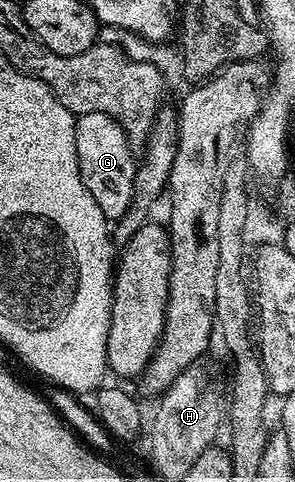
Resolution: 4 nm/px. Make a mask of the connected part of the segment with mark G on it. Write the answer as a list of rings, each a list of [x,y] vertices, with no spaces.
[[[82,113],[76,117],[76,150],[78,151],[78,171],[82,175],[82,183],[86,183],[86,191],[94,195],[94,203],[102,207],[105,217],[115,219],[131,207],[134,195],[134,175],[137,158],[132,158],[132,145],[127,133],[110,115],[101,113]]]

